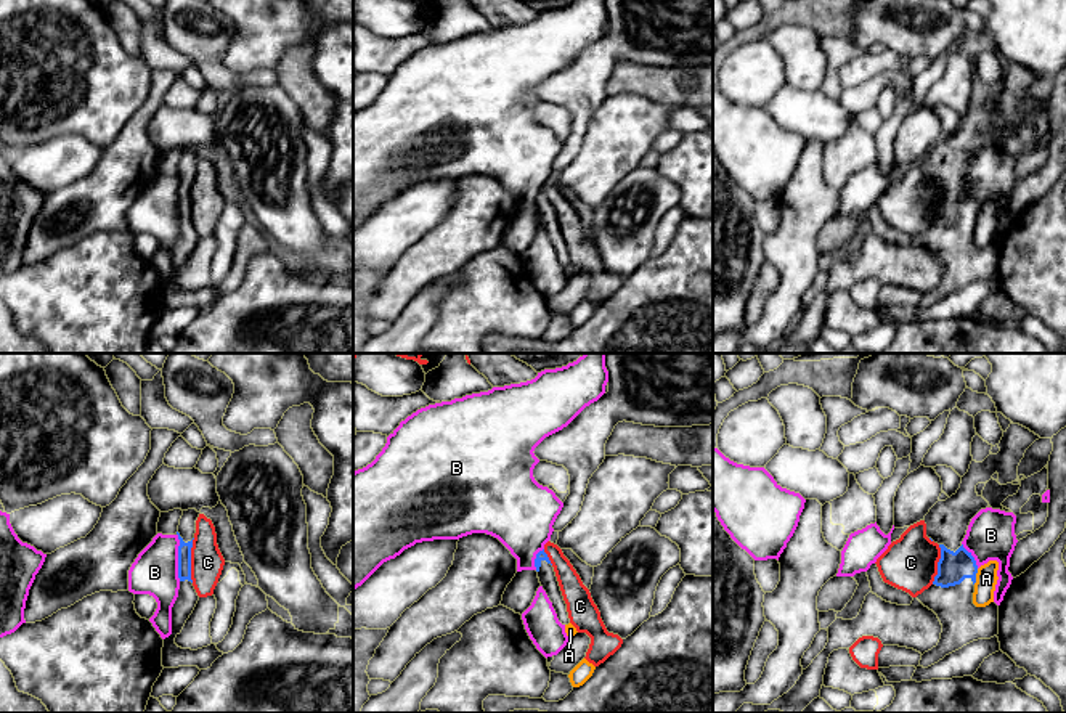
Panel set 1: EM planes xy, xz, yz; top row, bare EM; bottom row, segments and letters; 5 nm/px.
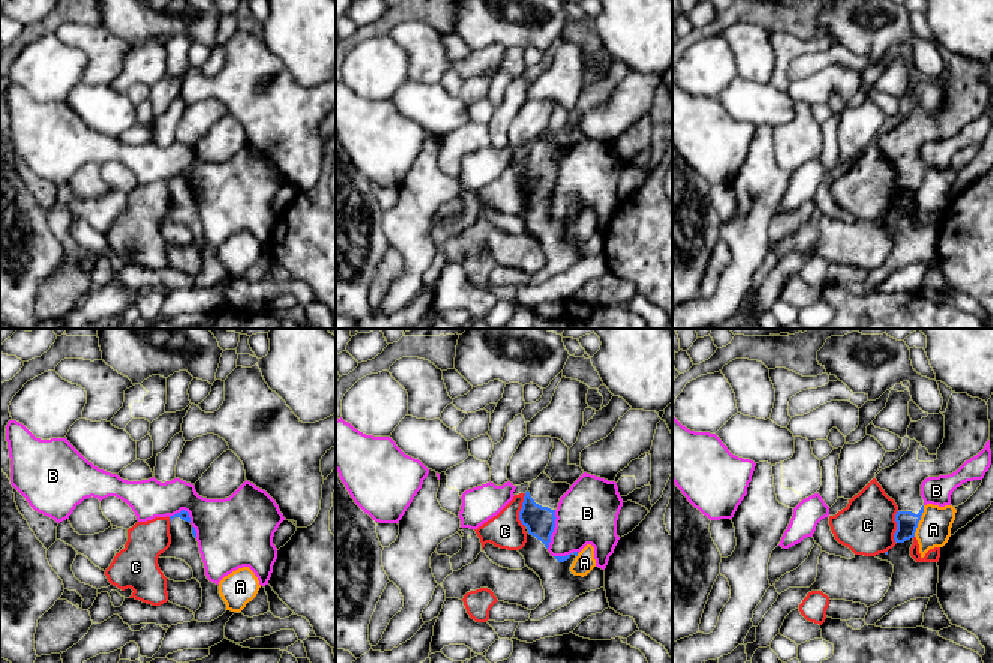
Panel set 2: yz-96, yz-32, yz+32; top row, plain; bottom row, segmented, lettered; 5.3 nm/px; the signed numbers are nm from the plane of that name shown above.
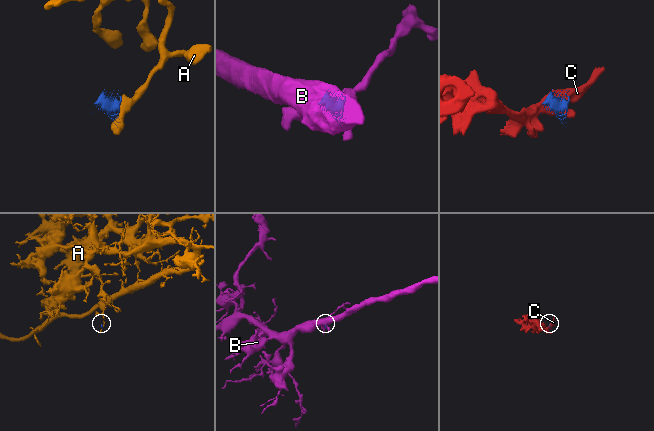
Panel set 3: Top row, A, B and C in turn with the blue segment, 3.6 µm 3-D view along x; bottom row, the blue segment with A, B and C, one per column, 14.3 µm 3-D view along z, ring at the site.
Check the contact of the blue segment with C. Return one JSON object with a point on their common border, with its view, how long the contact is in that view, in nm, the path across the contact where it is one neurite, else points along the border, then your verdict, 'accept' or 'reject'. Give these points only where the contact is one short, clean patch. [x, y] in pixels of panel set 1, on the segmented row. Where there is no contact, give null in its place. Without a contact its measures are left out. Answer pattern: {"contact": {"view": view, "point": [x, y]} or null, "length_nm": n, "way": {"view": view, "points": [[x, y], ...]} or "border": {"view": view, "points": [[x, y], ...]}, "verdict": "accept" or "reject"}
{"contact": {"view": "xy", "point": [190, 561]}, "length_nm": 220, "verdict": "reject"}

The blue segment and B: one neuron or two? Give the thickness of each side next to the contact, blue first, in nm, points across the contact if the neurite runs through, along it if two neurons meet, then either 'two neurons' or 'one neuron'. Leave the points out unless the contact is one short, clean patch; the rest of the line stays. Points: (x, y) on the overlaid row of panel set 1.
60/240 nm | two neurons

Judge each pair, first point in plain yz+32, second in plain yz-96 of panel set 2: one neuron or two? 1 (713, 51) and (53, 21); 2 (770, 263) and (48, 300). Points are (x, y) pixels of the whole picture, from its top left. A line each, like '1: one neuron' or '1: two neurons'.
1: two neurons
2: two neurons

